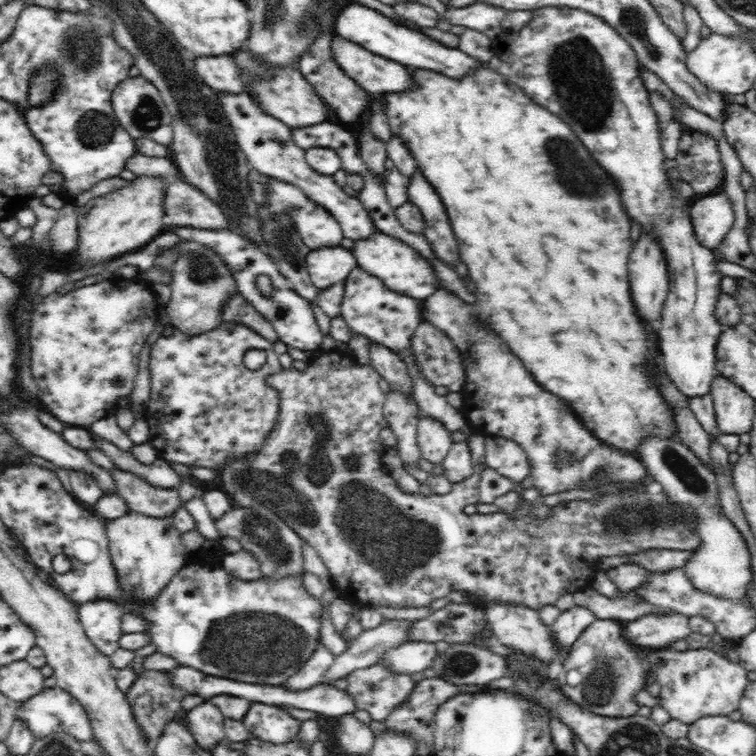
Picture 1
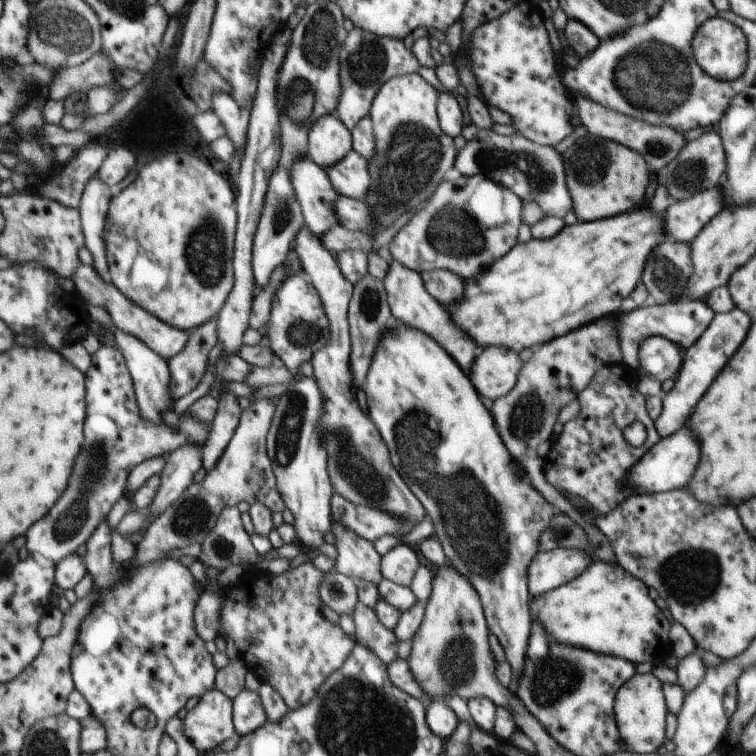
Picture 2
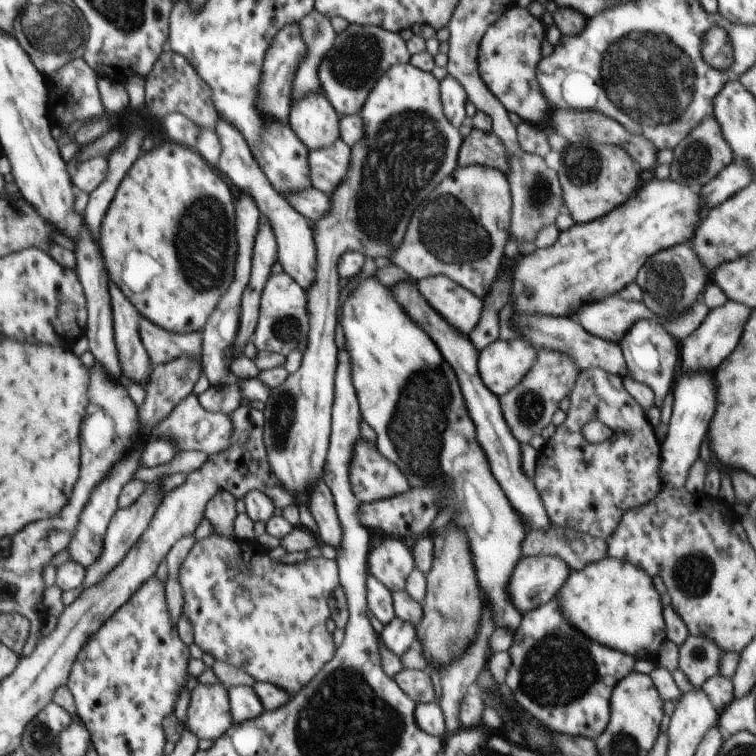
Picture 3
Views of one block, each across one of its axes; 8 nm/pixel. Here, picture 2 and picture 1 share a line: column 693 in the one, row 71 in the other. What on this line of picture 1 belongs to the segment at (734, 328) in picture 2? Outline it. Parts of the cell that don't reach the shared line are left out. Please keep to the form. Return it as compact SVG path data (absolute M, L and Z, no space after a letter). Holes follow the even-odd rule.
M338 36L330 47L340 68L368 92L406 92L414 88L410 70L398 62L370 54L355 42Z

